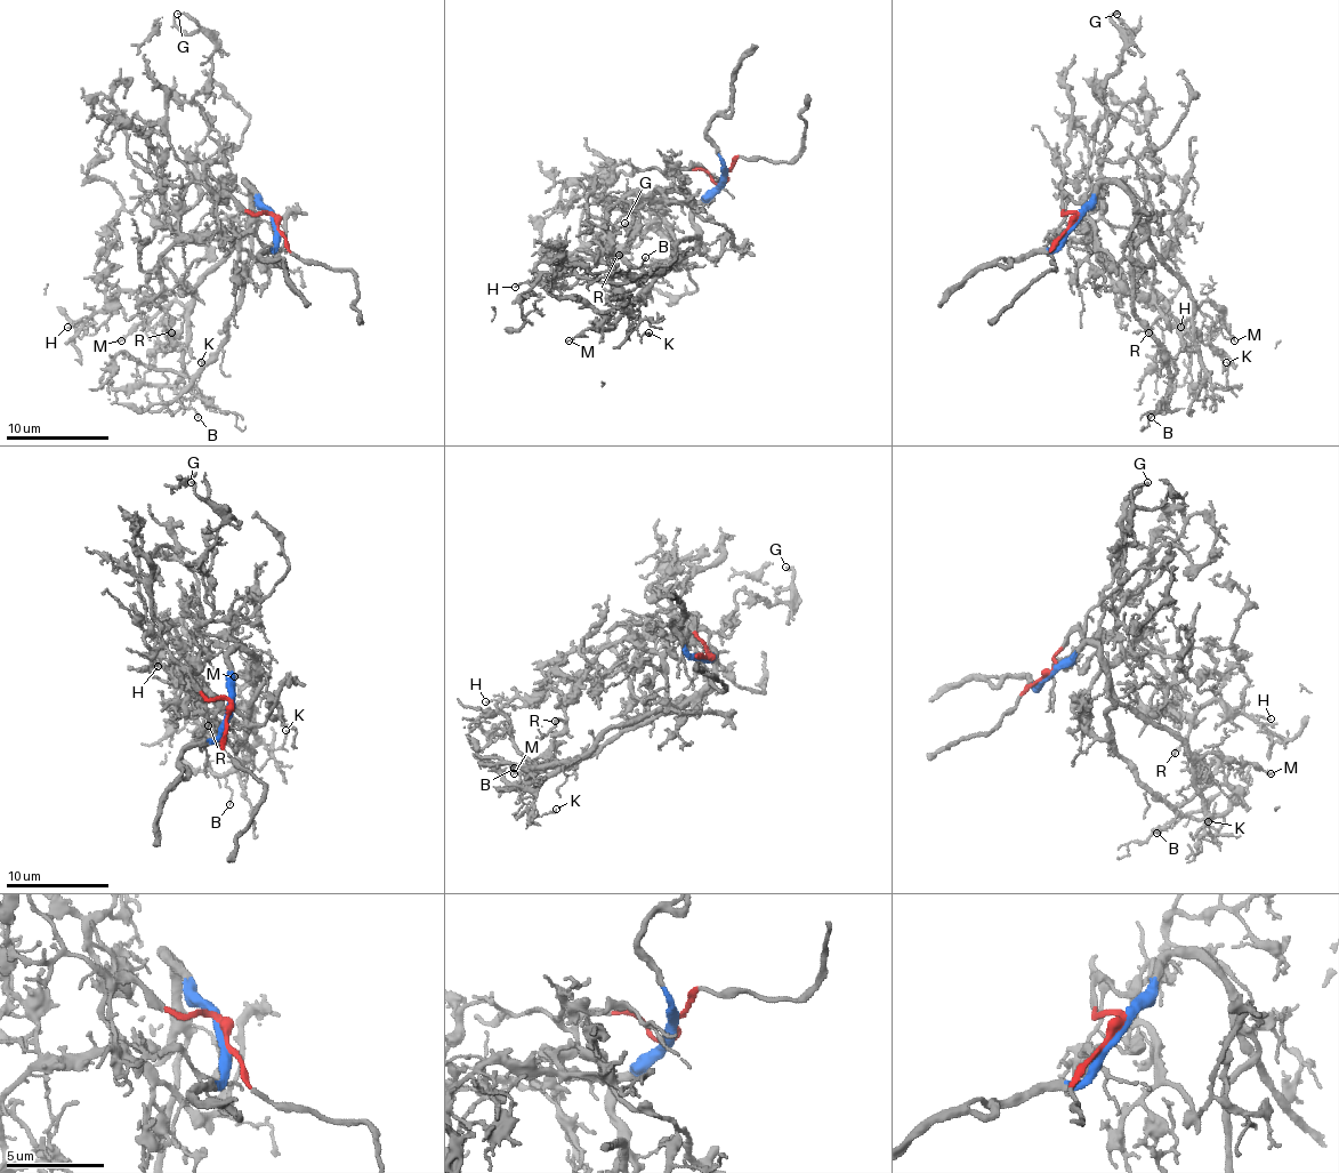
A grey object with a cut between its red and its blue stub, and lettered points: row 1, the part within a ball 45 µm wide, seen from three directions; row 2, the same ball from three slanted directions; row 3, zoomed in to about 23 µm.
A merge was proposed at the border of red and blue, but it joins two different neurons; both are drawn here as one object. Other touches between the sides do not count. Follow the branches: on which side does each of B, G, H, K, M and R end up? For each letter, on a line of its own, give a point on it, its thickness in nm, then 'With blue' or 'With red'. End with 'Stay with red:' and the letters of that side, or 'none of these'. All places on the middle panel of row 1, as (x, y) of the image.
B: Place: (645, 257). Thickness 100 nm. With blue
G: Place: (624, 223). Thickness 140 nm. With red
H: Place: (515, 287). Thickness 100 nm. With red
K: Place: (648, 332). Thickness 100 nm. With blue
M: Place: (569, 340). Thickness 130 nm. With blue
R: Place: (619, 255). Thickness 170 nm. With red
Stay with red: G, H, R

